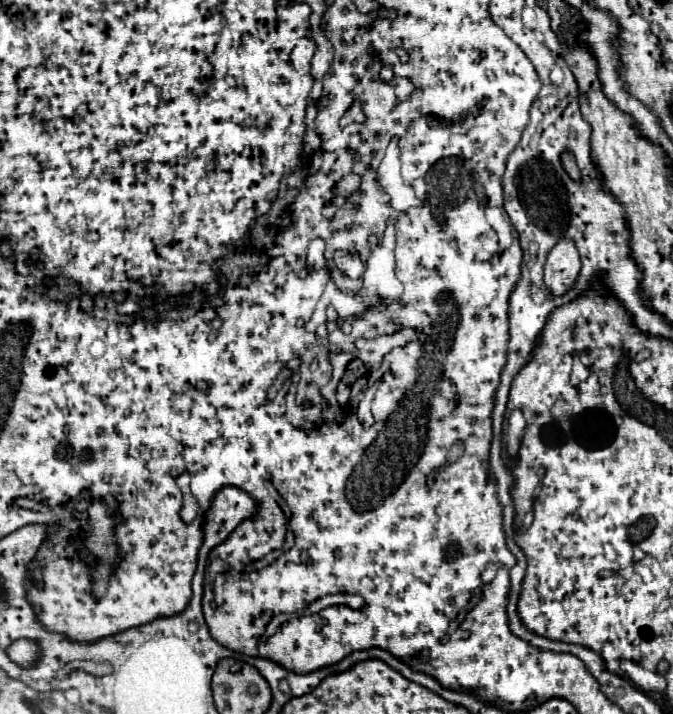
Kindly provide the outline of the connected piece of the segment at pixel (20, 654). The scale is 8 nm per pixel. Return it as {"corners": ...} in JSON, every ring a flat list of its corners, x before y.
{"corners":[[20,638,20,640,16,640,16,642,12,642,12,644,8,646,6,654,8,654,8,658,10,658,14,664,18,664,18,666,22,666,22,668,30,668,30,666,34,666,34,664,40,660,42,648,40,648,40,644,38,644,36,640]]}

